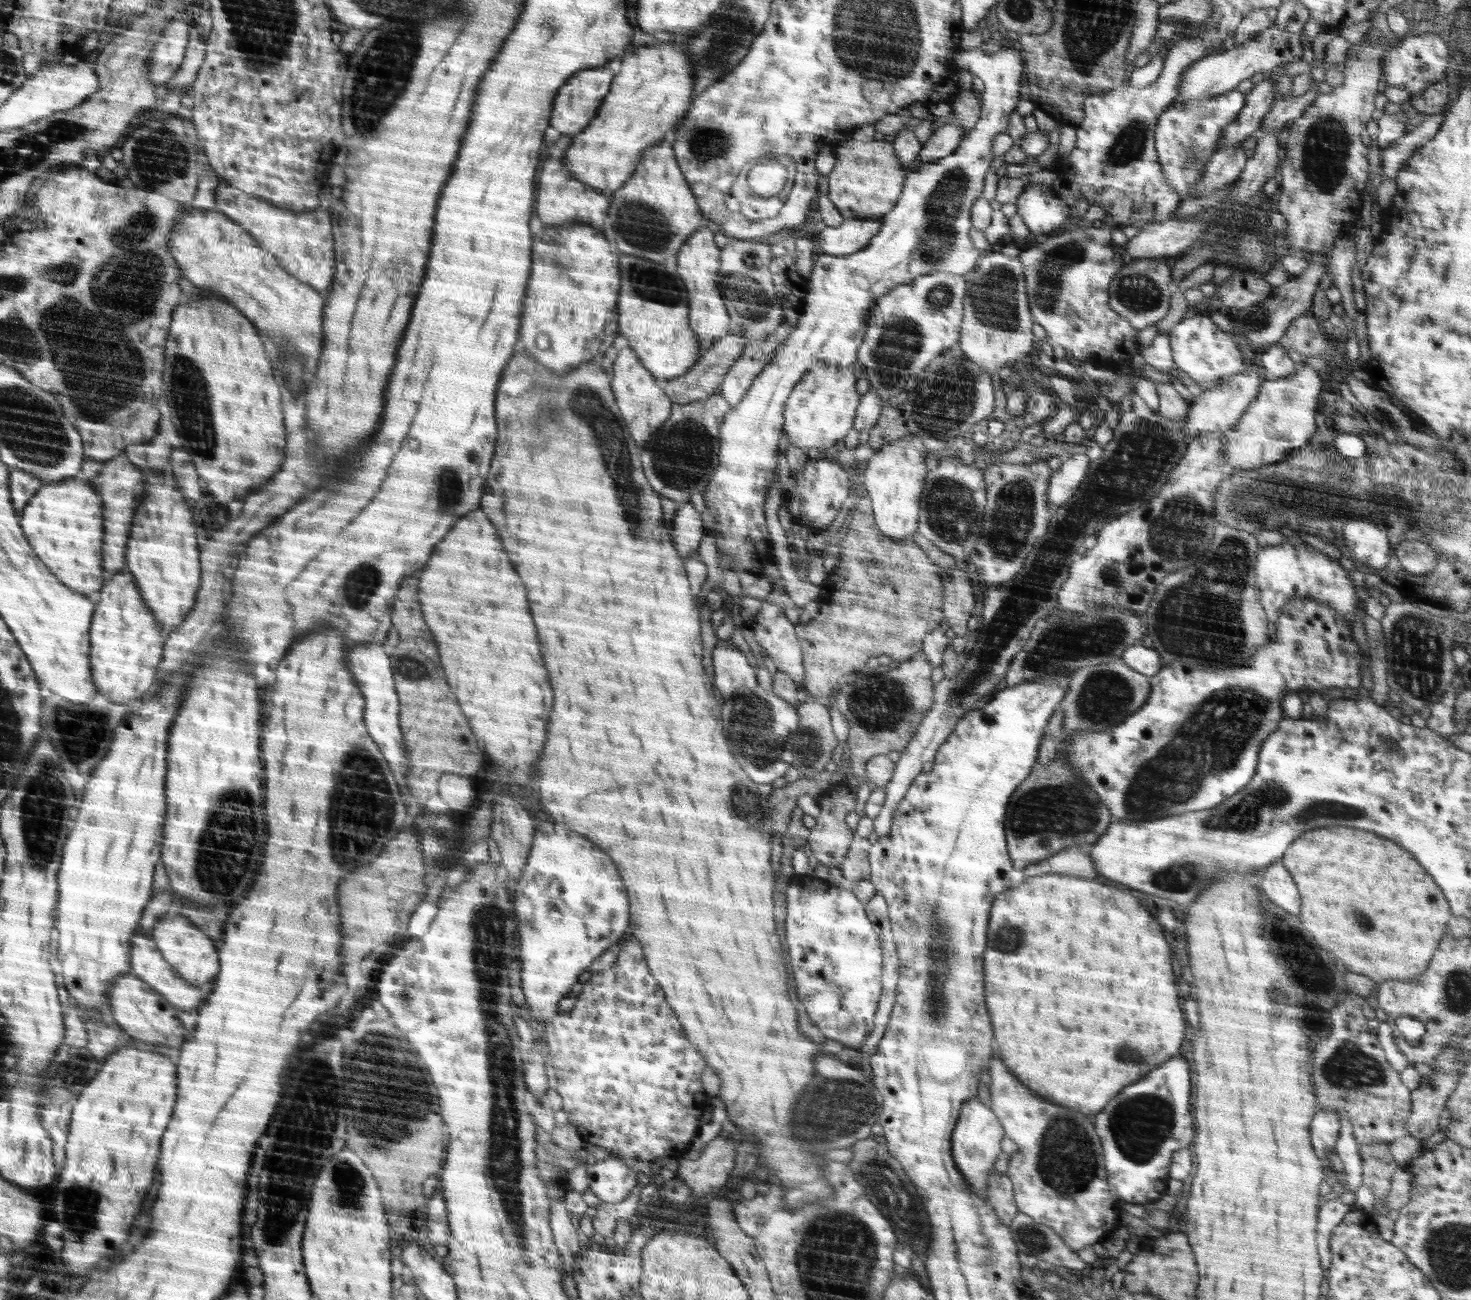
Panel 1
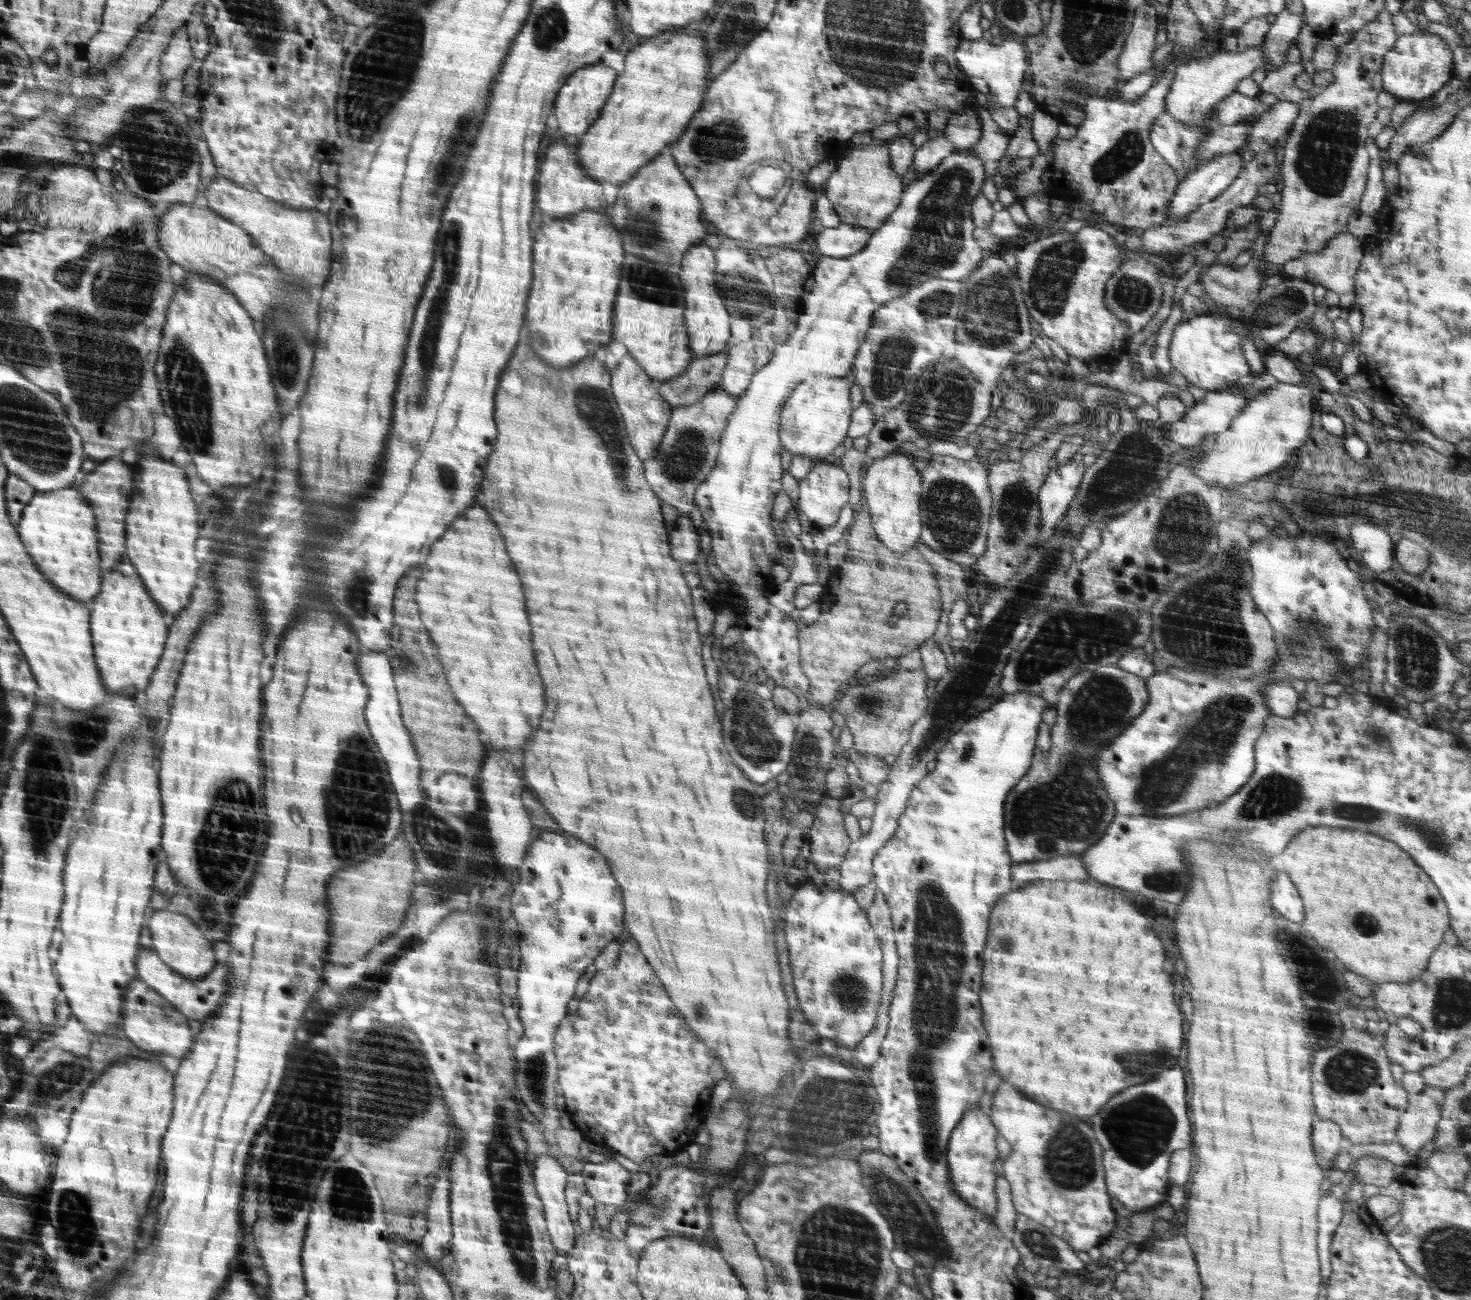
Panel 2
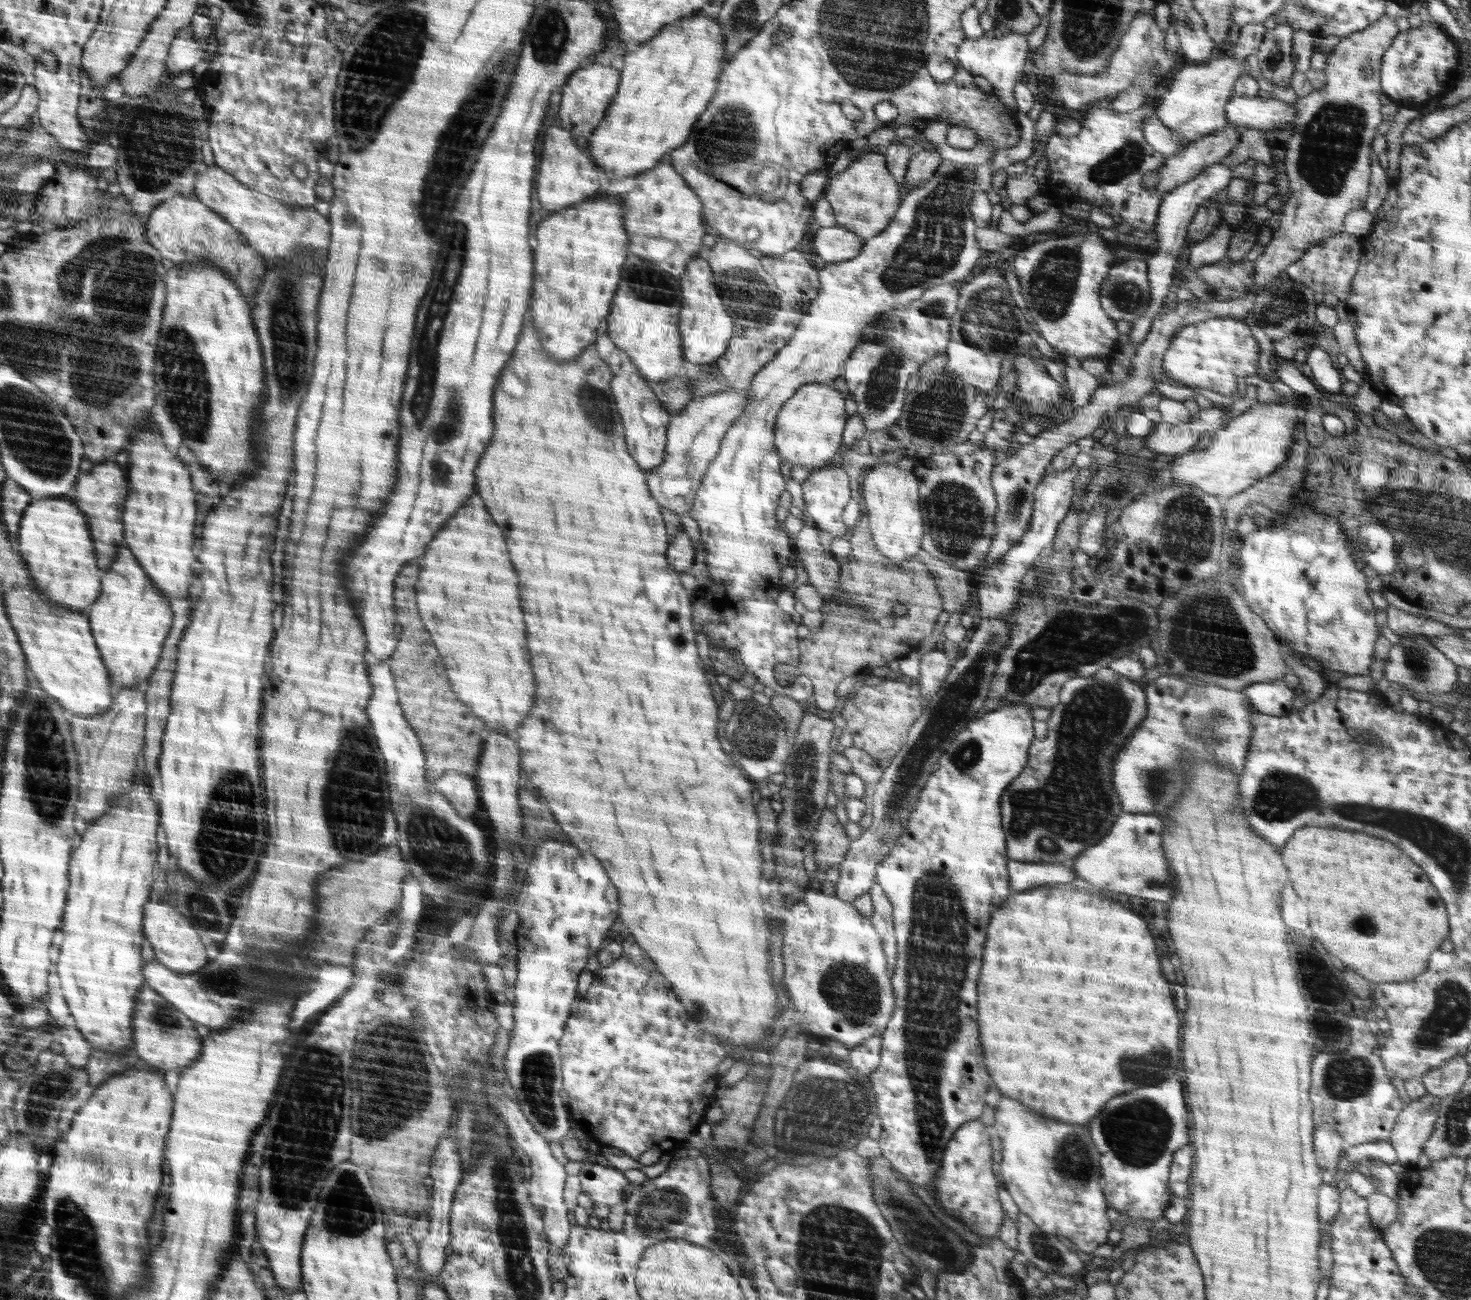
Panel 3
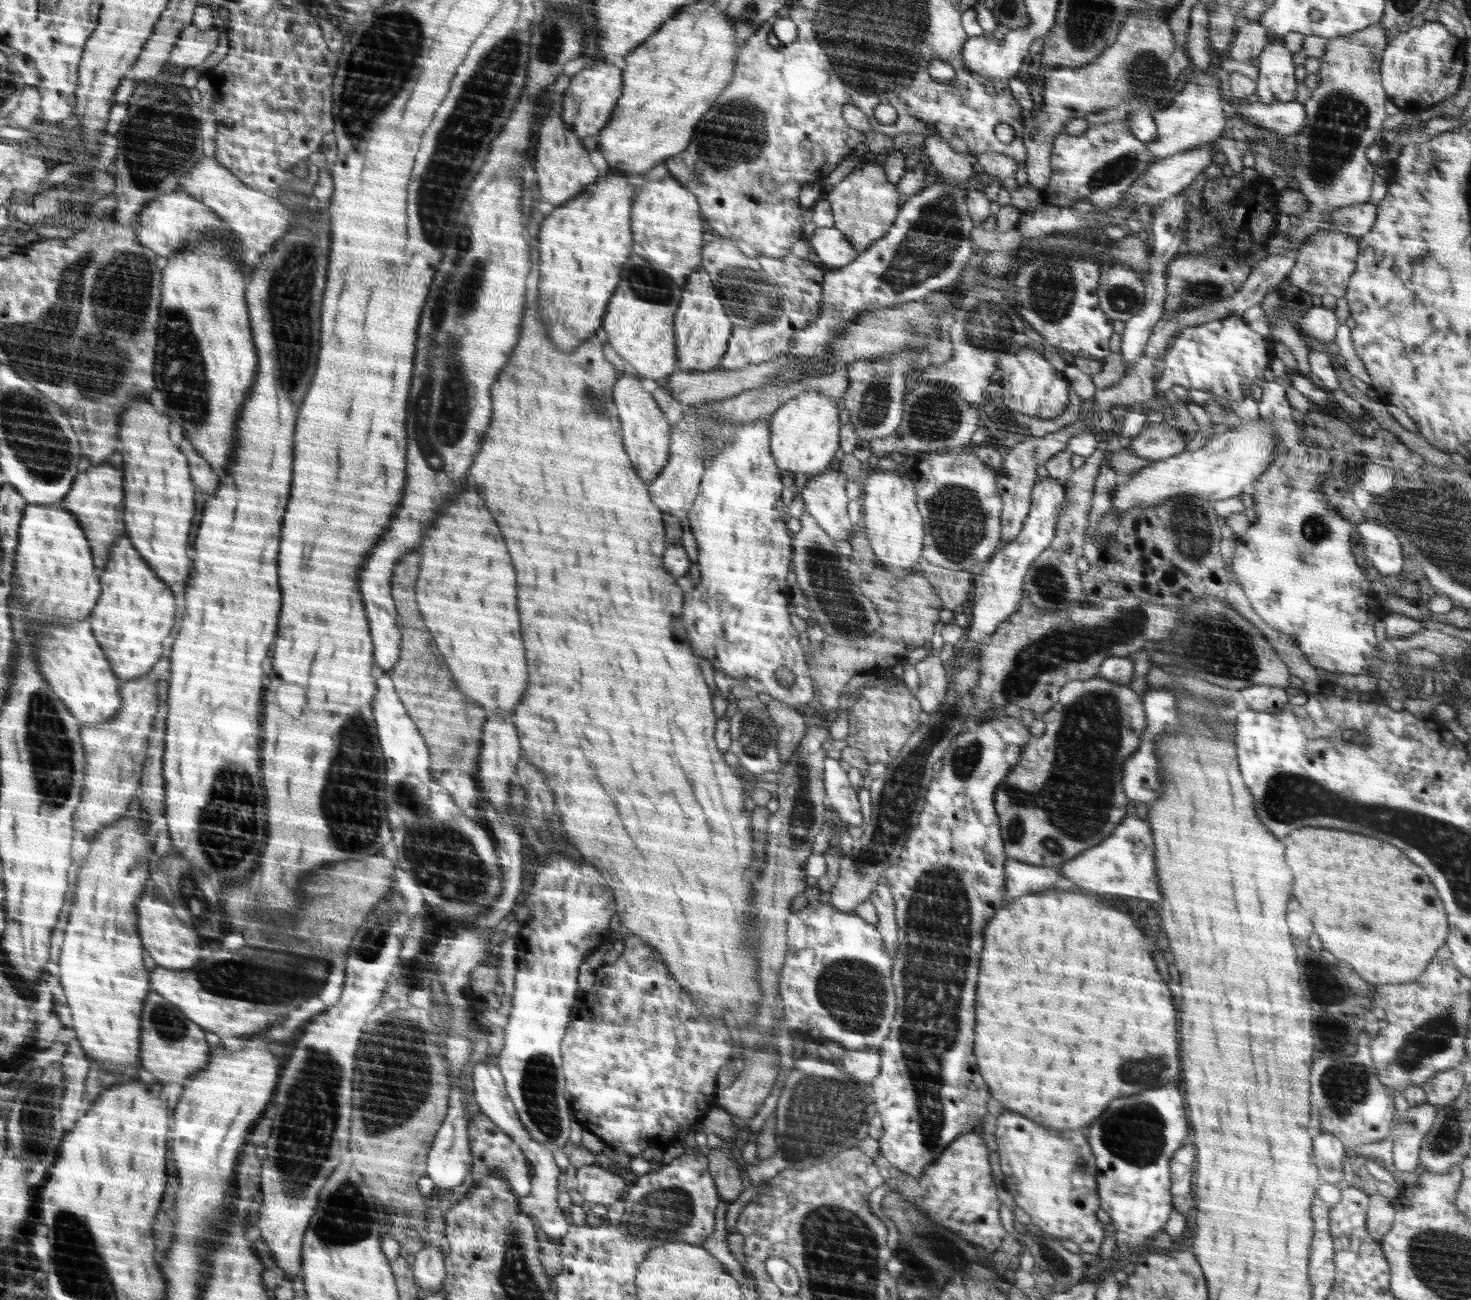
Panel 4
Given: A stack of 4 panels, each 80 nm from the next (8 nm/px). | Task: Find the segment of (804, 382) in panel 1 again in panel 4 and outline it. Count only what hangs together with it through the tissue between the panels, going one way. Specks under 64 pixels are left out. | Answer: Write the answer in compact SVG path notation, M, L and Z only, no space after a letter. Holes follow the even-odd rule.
M805 390L803 393L799 394L796 398L793 398L791 401L788 401L786 405L782 405L776 412L771 416L769 422L771 427L771 446L772 446L772 455L775 457L775 462L778 463L779 470L787 470L791 473L806 474L807 476L813 477L818 475L818 472L826 471L826 468L829 468L830 460L834 458L834 454L838 452L838 430L840 430L840 418L838 418L838 406L832 404L830 399L827 398L826 394L823 394L823 391L820 390Z

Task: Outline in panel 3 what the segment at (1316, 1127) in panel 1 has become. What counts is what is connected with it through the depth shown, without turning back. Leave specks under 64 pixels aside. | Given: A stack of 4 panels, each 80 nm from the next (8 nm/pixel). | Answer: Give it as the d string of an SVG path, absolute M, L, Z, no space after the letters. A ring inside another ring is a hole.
M1328 1124L1316 1128L1314 1132L1314 1152L1320 1167L1324 1184L1330 1185L1335 1180L1338 1160L1340 1154L1344 1153L1342 1148L1343 1138Z

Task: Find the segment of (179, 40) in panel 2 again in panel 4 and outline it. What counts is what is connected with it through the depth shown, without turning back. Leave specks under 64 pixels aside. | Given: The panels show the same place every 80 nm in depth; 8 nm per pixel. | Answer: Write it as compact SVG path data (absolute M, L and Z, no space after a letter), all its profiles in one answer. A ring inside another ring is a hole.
M188 26L186 34L180 34L180 42L176 42L176 50L172 50L169 62L184 68L202 64L216 50L216 40L220 37L218 30L226 28L210 28L200 32L196 26Z

